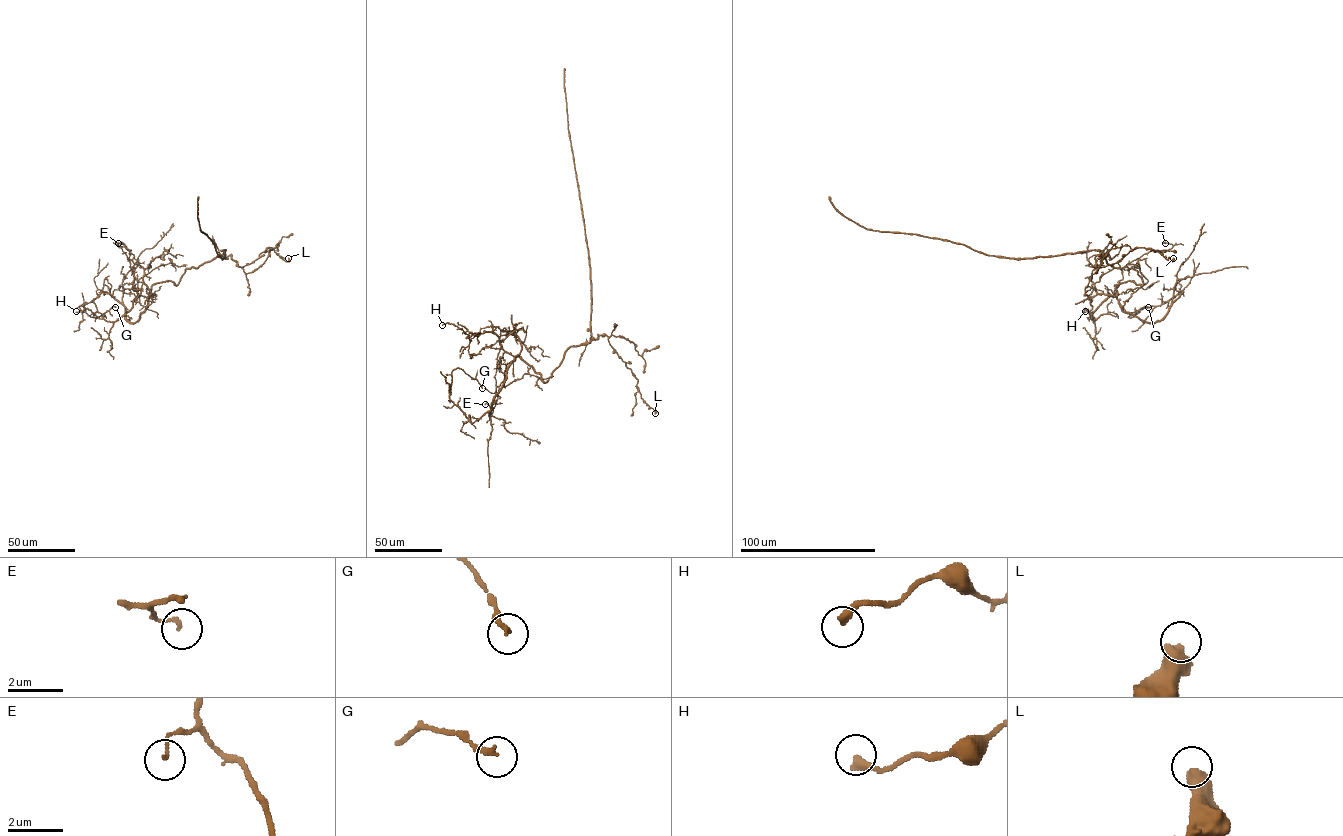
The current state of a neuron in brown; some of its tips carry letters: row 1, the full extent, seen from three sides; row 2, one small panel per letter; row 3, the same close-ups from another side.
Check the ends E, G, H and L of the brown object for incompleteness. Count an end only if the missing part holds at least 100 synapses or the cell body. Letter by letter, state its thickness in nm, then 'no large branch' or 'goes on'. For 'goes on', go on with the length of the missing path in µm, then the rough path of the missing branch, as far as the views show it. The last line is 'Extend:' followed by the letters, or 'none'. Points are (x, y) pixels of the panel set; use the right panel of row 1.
E: 110 nm thick; no large branch
G: 200 nm thick; no large branch
H: 320 nm thick; no large branch
L: 600 nm thick; no large branch
Extend: none

